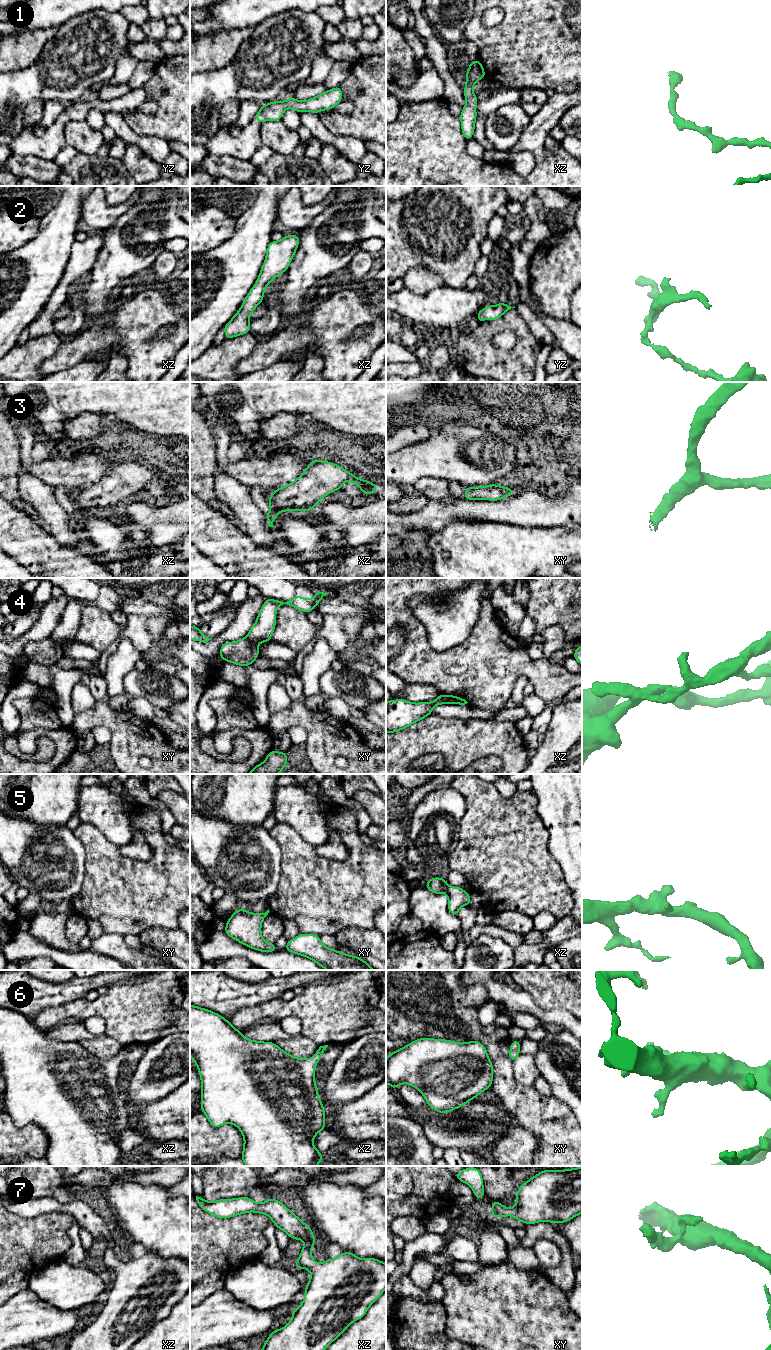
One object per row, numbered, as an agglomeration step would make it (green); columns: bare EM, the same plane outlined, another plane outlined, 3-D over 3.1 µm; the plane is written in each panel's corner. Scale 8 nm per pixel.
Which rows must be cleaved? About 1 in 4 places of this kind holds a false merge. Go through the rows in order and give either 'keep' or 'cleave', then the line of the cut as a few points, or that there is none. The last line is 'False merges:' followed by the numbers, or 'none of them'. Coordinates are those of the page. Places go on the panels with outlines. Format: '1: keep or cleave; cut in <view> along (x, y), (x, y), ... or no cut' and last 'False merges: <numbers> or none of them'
1: keep; no cut
2: keep; no cut
3: keep; no cut
4: cleave; cut in xy along (247, 636), (257, 644)
5: keep; no cut
6: keep; no cut
7: keep; no cut
False merges: 4

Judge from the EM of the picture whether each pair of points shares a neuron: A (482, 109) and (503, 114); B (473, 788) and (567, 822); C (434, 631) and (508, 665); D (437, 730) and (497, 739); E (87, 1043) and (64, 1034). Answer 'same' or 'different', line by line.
A: different
B: different
C: different
D: same
E: same

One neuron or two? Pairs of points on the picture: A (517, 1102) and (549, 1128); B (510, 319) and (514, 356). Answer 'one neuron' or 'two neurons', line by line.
A: one neuron
B: one neuron

